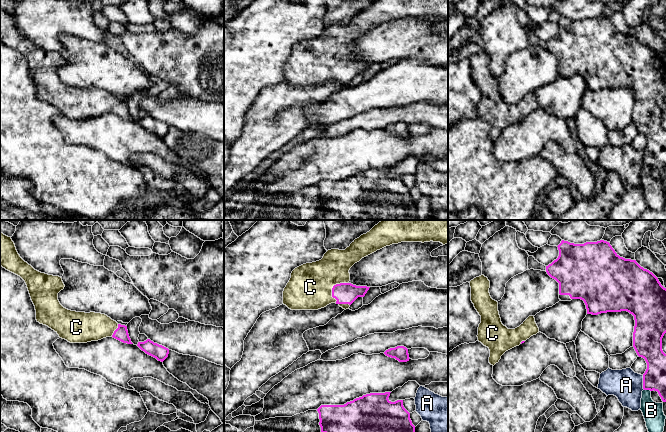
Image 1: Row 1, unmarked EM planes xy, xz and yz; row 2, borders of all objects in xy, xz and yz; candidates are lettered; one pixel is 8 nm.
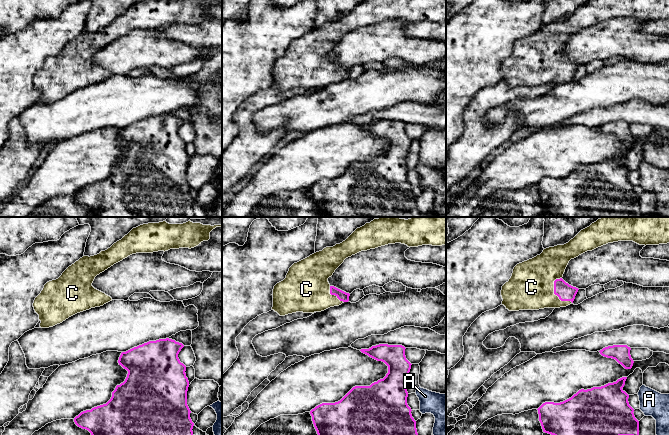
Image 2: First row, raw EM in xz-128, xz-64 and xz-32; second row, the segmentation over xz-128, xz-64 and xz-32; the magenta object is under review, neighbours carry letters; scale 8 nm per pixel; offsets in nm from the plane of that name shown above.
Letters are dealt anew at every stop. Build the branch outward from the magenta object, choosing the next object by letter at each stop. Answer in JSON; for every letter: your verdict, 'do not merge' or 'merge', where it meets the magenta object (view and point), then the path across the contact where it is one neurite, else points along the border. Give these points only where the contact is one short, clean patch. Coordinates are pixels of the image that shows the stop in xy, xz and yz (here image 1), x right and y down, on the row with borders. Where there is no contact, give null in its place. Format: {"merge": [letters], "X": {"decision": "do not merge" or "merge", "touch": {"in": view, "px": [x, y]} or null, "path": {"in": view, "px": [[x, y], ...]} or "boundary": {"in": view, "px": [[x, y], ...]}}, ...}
{"merge": ["C"], "A": {"decision": "do not merge", "touch": {"in": "yz", "px": [643, 382]}}, "B": {"decision": "do not merge", "touch": {"in": "yz", "px": [647, 389]}}, "C": {"decision": "merge", "touch": {"in": "xz", "px": [333, 287]}, "path": {"in": "xz", "px": [[345, 293], [333, 287], [310, 287]]}}}

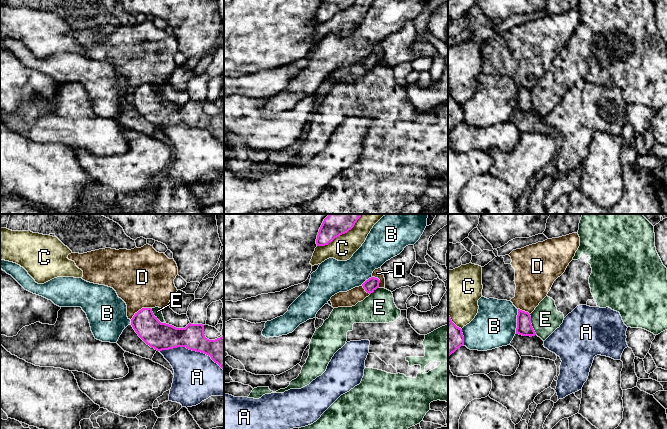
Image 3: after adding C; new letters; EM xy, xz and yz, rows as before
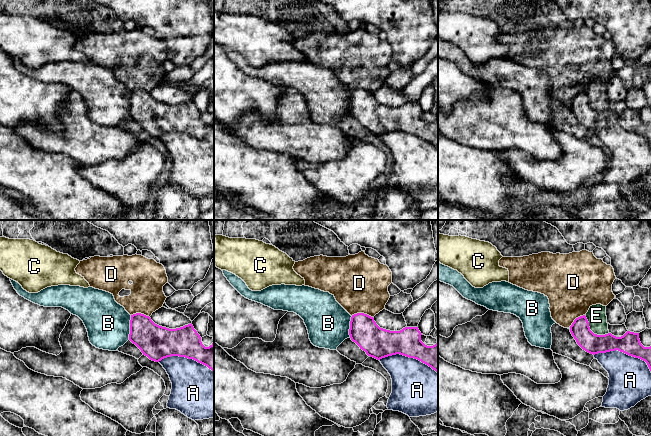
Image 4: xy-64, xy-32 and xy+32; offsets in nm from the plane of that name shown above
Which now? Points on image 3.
{"merge": [], "A": {"decision": "do not merge", "touch": {"in": "xy", "px": [191, 349]}}, "B": {"decision": "do not merge", "touch": {"in": "yz", "px": [517, 321]}}, "C": {"decision": "do not merge", "touch": {"in": "xz", "px": [341, 234]}}, "D": {"decision": "do not merge", "touch": {"in": "xy", "px": [141, 309]}, "boundary": {"in": "xy", "px": [[150, 307], [142, 307], [130, 319]]}}, "E": {"decision": "do not merge", "touch": {"in": "yz", "px": [531, 324]}, "boundary": {"in": "yz", "px": [[529, 314], [531, 326], [536, 334]]}}}

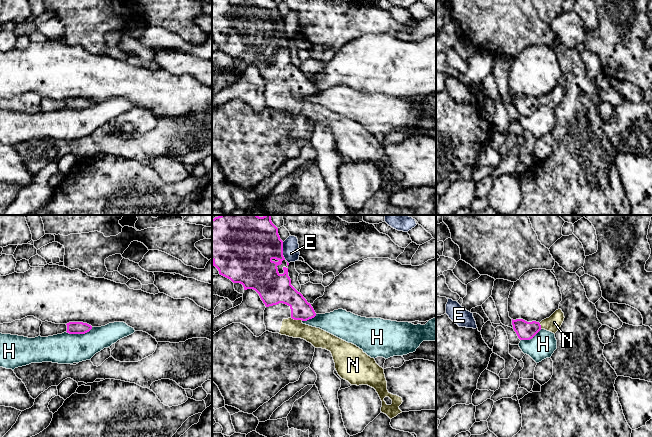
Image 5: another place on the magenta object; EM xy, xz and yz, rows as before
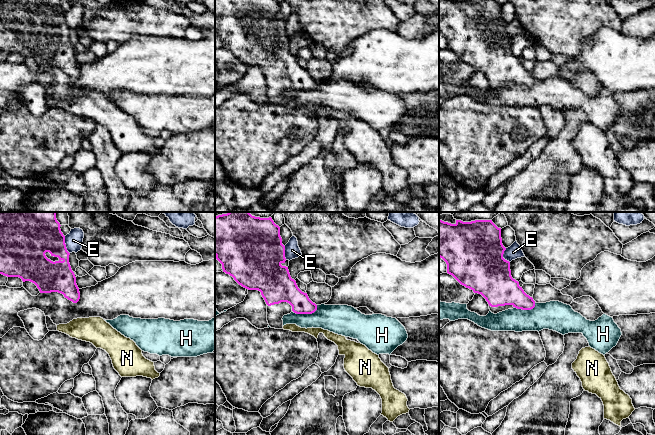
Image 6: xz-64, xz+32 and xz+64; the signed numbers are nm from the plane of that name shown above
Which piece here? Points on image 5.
{"merge": ["N"], "E": {"decision": "do not merge", "touch": {"in": "xz", "px": [282, 253]}}, "H": {"decision": "do not merge", "touch": {"in": "xy", "px": [79, 333]}}, "N": {"decision": "merge", "touch": {"in": "xz", "px": [296, 319]}, "path": {"in": "xz", "px": [[283, 292], [296, 305], [296, 319], [306, 332], [319, 338]]}}}

